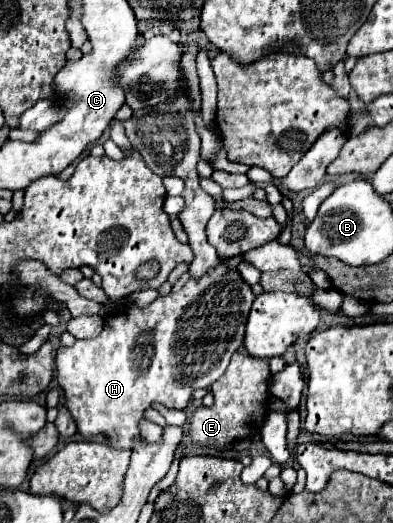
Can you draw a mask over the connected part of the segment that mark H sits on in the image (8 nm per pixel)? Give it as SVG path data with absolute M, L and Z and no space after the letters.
M226 259L202 277L190 277L180 291L172 291L154 299L146 307L130 307L124 313L106 317L104 329L94 339L80 339L72 347L58 347L56 351L56 379L66 397L66 407L78 423L82 435L104 433L110 437L108 445L132 449L134 439L140 437L138 423L144 419L144 409L154 401L184 409L190 395L198 387L210 387L228 367L230 357L238 351L244 339L244 327L254 301L252 287L240 277L238 269L230 269Z

